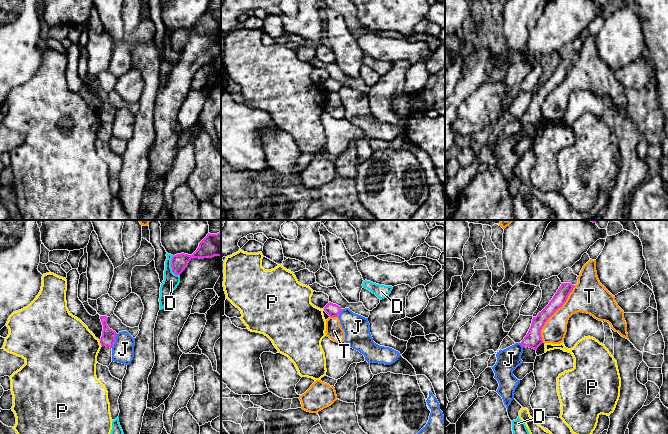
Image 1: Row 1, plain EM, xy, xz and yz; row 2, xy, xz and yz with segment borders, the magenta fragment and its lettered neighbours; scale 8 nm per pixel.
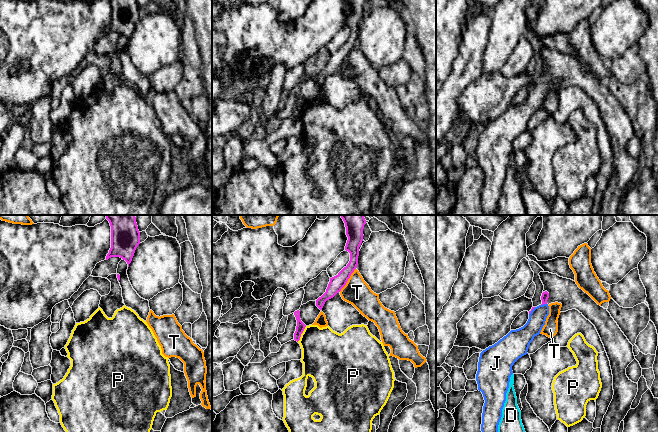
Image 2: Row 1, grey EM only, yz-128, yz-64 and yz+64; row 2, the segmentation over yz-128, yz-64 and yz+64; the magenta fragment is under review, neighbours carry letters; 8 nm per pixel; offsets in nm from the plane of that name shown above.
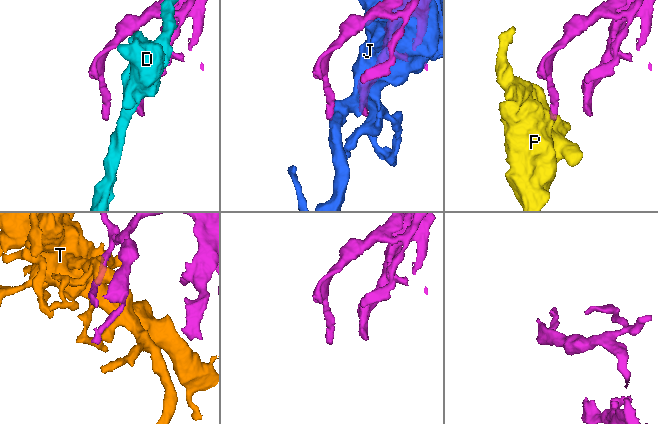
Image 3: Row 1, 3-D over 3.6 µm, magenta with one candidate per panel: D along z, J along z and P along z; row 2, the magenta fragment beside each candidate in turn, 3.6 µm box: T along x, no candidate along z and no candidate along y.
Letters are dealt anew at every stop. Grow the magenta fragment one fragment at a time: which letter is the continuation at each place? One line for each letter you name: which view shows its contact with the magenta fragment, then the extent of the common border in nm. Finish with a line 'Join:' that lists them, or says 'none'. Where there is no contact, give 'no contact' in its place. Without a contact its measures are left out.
Join: none

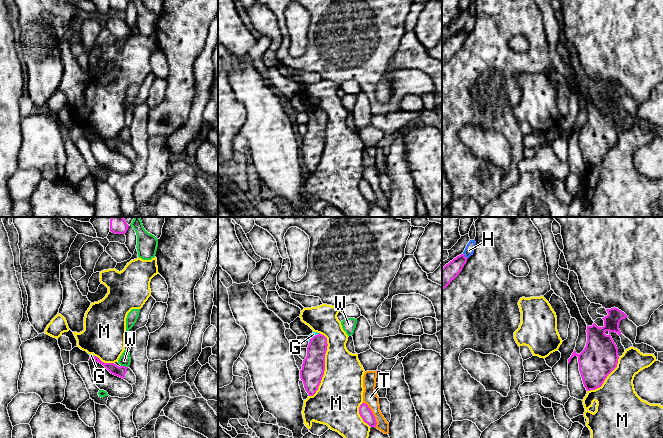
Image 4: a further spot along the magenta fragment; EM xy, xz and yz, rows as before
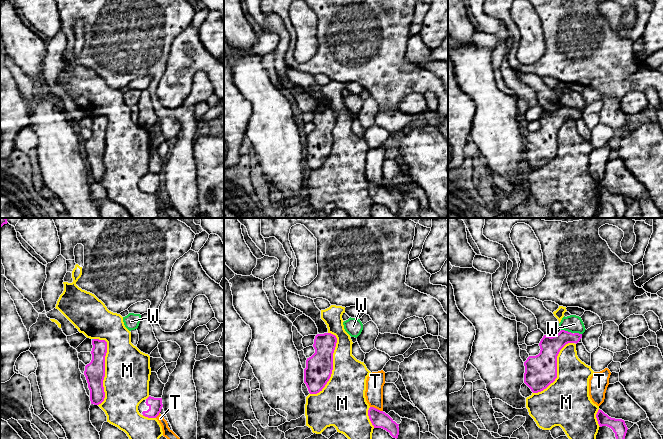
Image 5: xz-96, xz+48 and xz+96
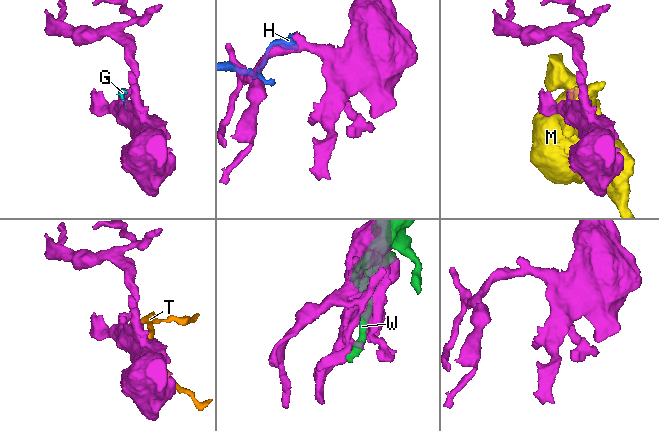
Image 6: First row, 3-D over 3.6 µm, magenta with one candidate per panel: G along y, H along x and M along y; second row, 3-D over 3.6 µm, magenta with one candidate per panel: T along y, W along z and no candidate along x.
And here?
G: xz | 120 nm
Join: G

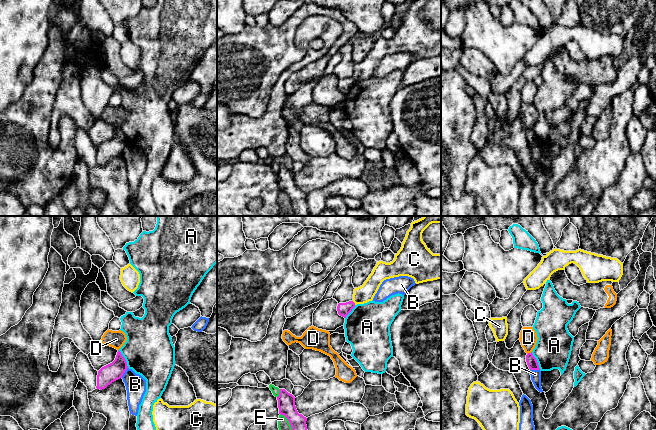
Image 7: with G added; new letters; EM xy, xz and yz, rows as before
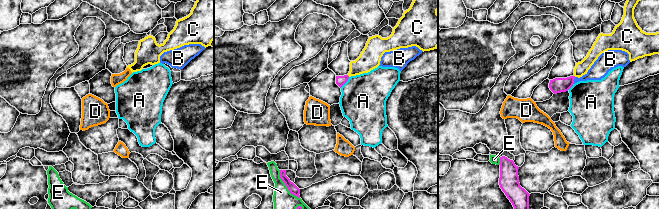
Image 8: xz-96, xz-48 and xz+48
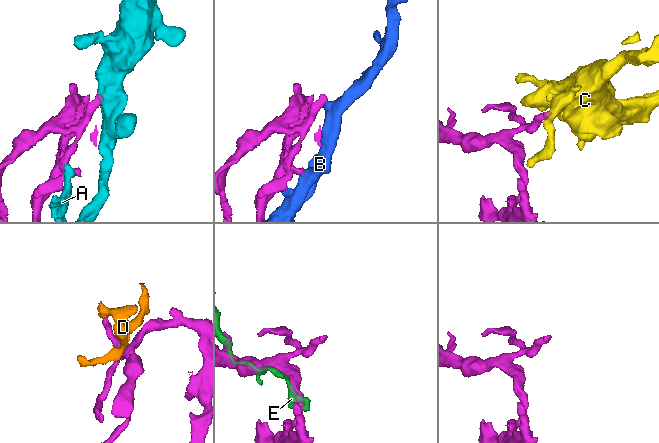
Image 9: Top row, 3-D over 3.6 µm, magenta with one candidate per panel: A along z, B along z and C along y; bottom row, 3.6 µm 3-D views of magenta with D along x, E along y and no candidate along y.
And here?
Join: none

